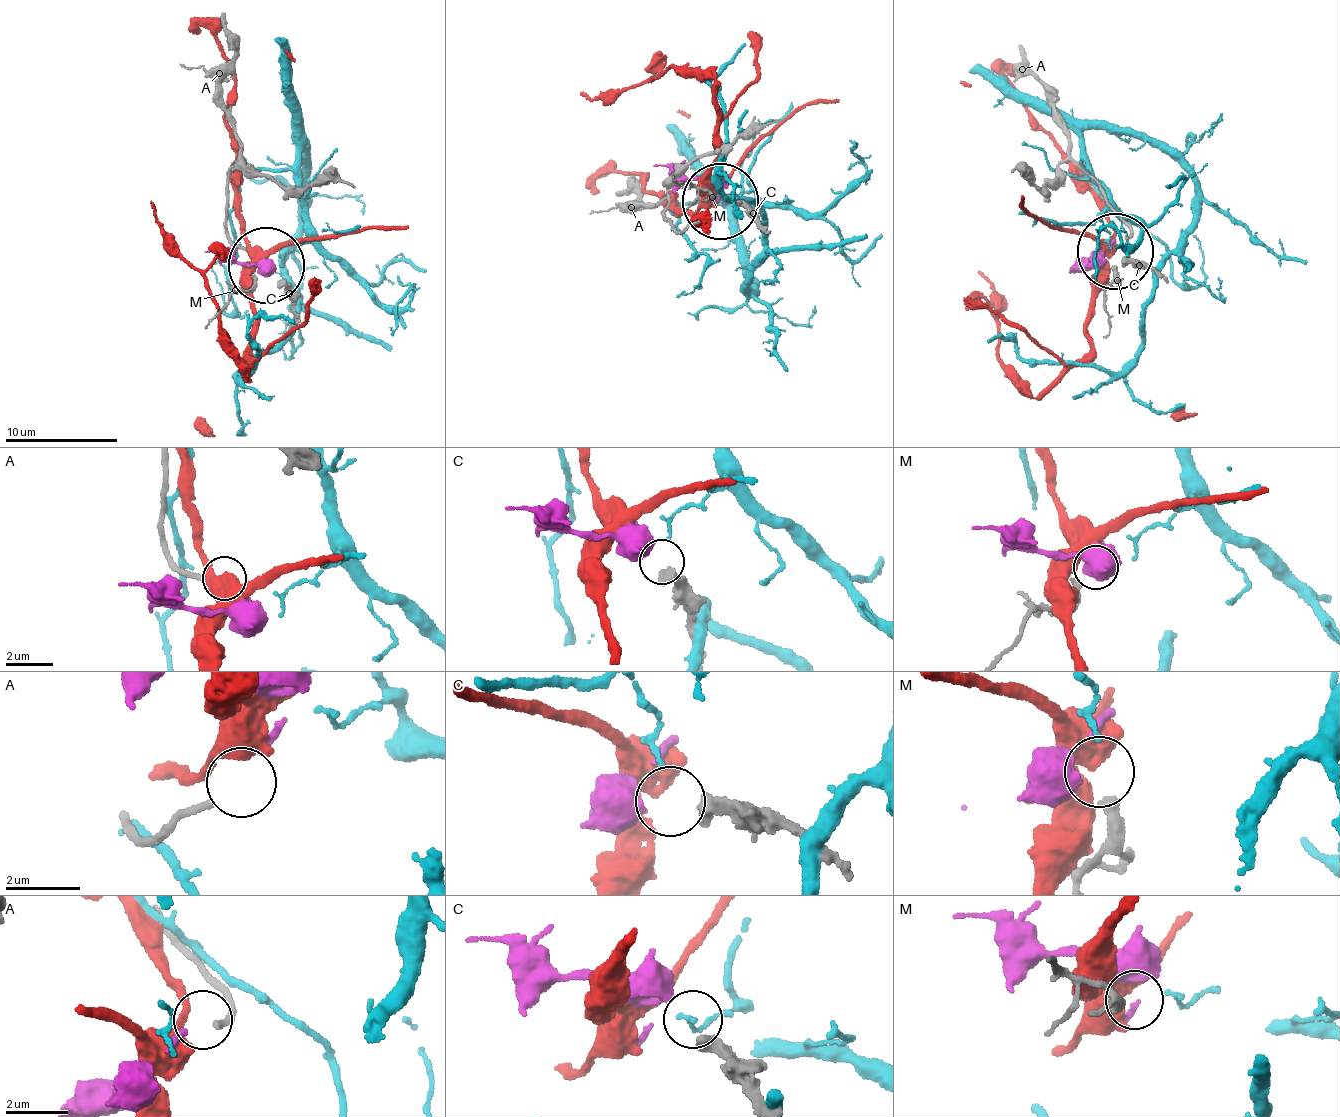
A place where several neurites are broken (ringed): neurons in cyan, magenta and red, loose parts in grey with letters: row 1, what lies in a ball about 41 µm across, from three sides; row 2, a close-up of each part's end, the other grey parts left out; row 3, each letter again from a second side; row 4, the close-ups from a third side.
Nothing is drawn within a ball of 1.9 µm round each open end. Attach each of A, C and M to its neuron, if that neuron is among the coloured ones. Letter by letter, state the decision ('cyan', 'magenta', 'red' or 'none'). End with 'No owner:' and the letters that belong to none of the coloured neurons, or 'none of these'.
A: magenta
C: none
M: none
No owner: C, M

